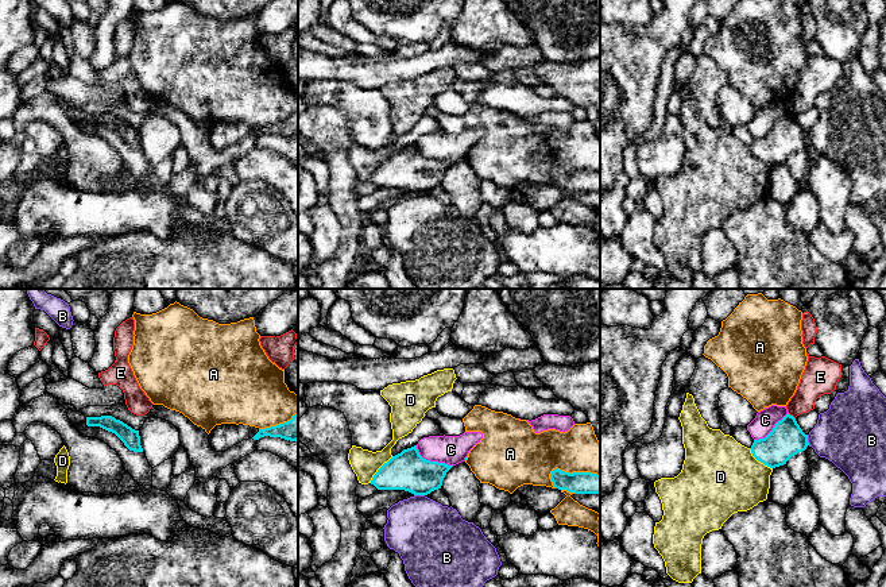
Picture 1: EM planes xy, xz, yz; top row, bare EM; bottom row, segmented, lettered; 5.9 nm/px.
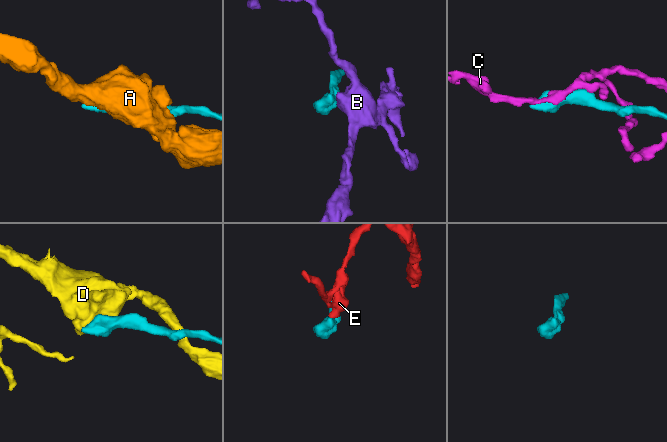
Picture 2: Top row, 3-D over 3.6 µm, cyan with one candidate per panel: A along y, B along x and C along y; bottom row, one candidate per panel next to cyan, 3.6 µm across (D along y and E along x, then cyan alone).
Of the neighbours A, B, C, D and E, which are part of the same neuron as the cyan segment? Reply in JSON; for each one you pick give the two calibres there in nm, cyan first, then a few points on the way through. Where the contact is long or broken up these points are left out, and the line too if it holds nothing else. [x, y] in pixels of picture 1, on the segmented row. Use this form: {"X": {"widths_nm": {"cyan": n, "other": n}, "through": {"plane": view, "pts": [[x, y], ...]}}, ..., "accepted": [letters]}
{"accepted": []}

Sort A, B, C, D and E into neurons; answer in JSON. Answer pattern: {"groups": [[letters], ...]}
{"groups": [["A"], ["B"], ["C"], ["D"], ["E"]]}

